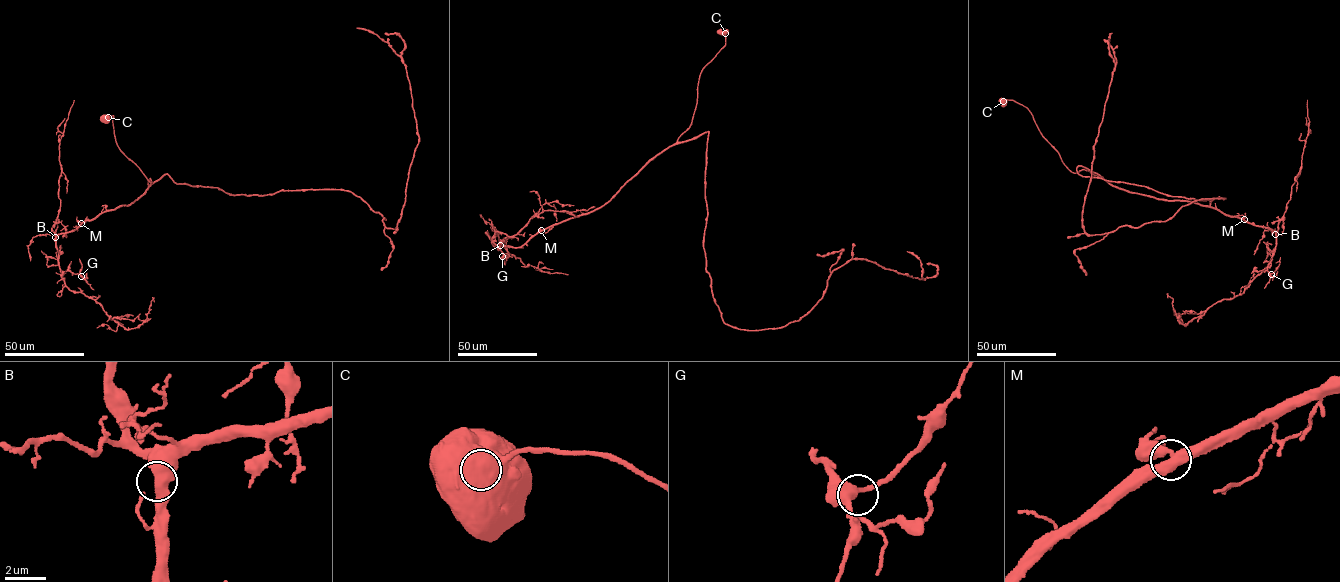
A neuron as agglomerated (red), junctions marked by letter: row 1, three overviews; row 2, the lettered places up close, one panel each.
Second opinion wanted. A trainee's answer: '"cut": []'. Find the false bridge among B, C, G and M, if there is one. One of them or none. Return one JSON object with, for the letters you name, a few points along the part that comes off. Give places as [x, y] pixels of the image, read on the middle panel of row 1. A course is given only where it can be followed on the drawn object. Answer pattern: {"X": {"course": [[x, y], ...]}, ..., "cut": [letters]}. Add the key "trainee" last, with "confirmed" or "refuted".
{"cut": [], "trainee": "confirmed"}

